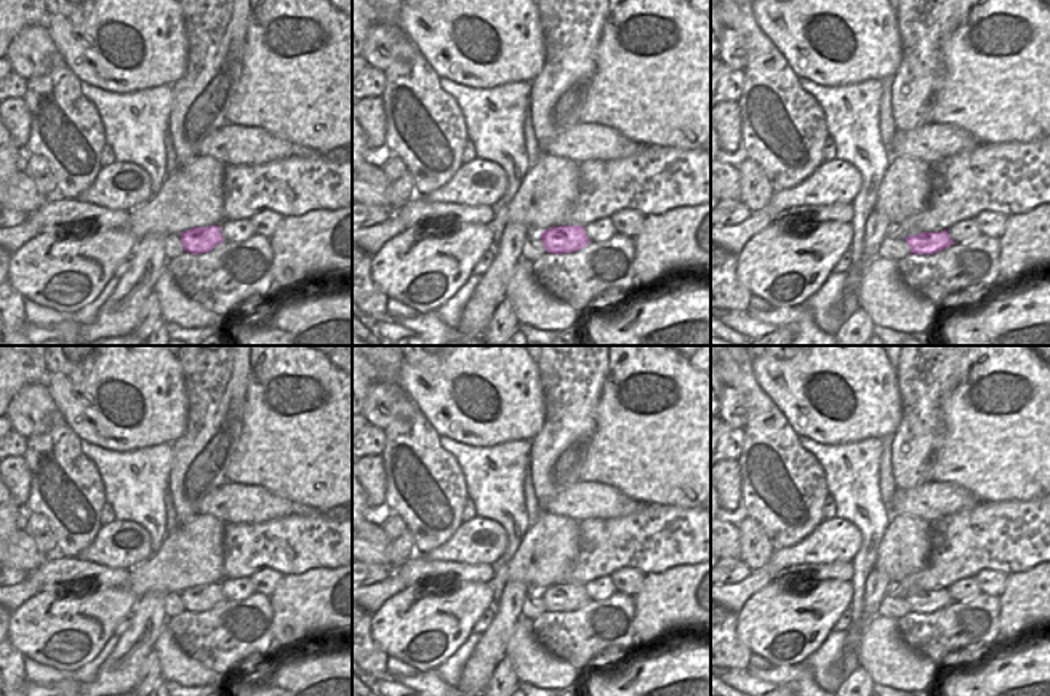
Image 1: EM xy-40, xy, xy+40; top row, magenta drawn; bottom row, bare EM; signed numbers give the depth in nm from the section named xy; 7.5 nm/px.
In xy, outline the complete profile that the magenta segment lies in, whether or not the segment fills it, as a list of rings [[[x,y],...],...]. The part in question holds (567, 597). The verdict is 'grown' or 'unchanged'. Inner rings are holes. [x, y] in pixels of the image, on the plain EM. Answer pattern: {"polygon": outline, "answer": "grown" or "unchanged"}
{"polygon": [[[570,582],[541,590],[541,598],[546,610],[554,613],[575,611],[591,602],[583,584]]], "answer": "unchanged"}

